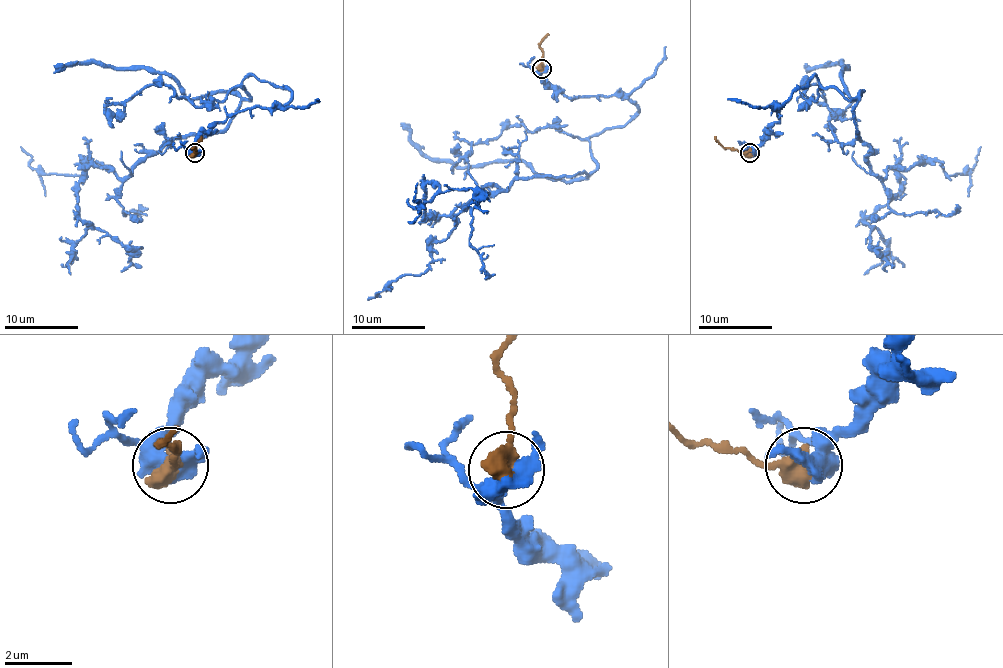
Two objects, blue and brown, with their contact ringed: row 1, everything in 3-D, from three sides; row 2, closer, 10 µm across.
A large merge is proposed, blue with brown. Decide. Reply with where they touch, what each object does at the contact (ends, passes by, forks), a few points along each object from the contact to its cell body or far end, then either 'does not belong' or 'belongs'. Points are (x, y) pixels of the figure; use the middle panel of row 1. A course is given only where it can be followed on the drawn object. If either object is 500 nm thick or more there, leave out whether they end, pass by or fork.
at (541, 69); blue runs (542, 69), (638, 111), (590, 137), (588, 176), (487, 185), (424, 218), (424, 187), (472, 189), (468, 205); brown runs (542, 69), (540, 45), (547, 34); belongs

